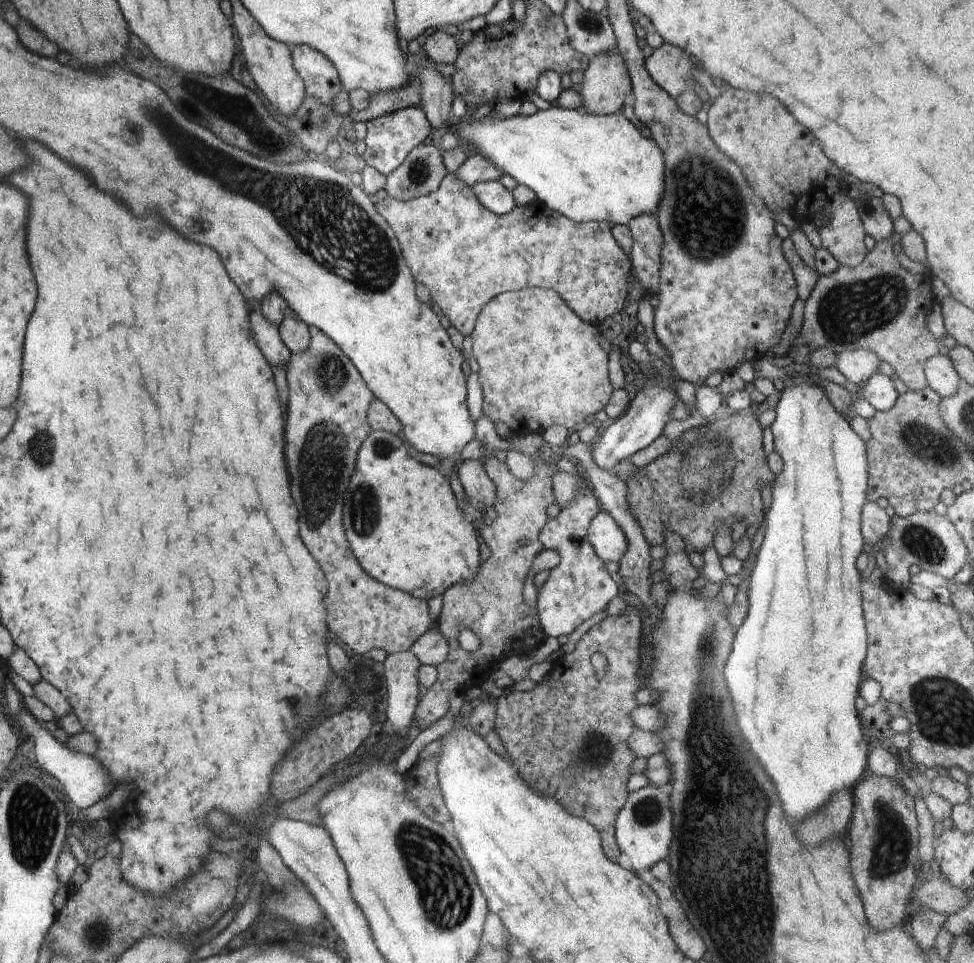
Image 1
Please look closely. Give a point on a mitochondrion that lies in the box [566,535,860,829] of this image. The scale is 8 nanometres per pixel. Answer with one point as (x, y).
(599, 750)

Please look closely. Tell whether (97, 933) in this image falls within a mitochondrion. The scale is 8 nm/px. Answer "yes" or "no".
yes

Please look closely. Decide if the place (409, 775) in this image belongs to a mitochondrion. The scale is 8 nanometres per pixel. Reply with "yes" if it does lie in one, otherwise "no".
no

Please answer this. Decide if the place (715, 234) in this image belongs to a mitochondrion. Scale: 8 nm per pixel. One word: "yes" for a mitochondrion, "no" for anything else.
yes

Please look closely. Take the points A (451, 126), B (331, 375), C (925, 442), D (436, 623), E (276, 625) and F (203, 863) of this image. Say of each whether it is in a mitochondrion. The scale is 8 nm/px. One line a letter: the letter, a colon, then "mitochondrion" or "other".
A: other
B: mitochondrion
C: mitochondrion
D: other
E: other
F: other

